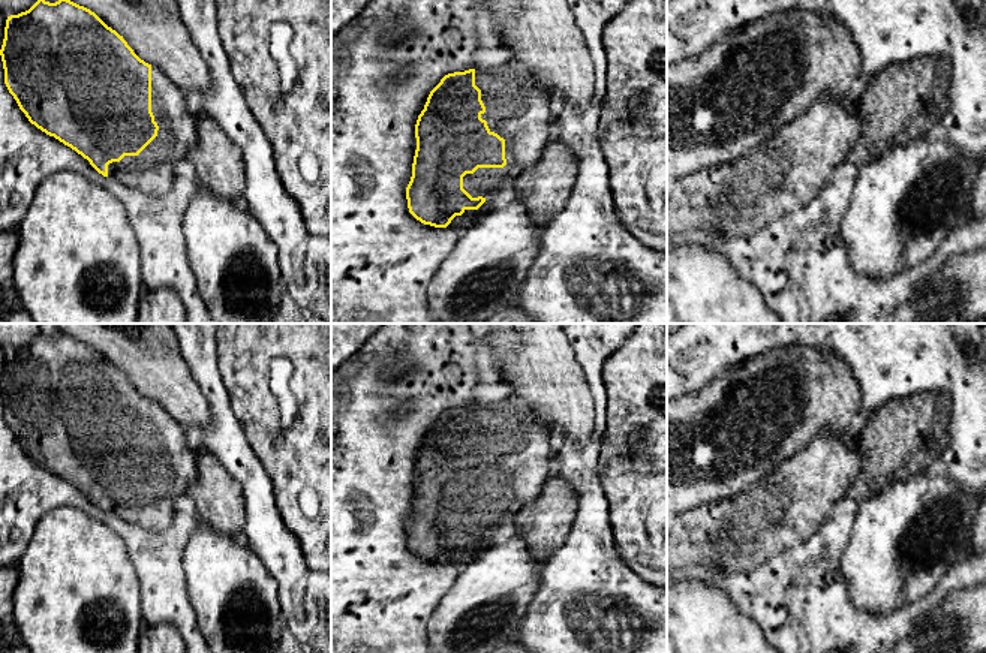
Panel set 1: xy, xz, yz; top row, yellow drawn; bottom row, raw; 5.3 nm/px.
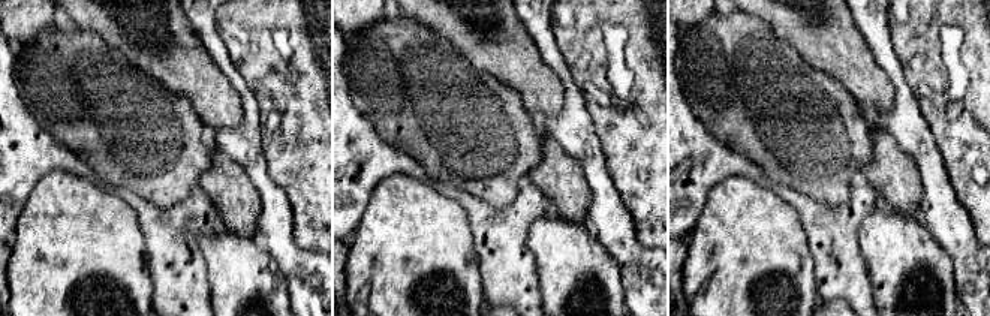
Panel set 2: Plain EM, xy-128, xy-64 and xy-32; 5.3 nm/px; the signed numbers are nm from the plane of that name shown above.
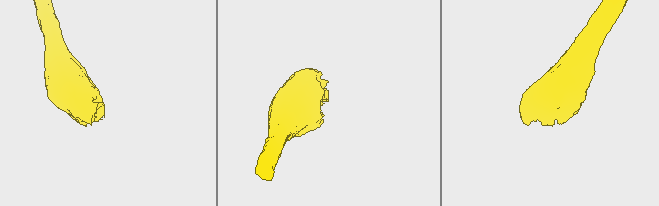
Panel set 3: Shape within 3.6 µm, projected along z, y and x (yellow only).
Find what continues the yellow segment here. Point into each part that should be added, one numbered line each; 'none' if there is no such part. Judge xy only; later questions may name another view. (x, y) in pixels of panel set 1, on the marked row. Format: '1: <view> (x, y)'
1: xy (152, 171)

